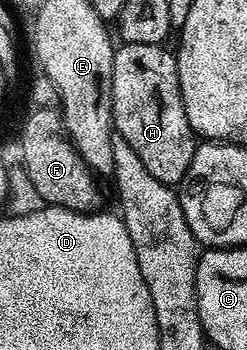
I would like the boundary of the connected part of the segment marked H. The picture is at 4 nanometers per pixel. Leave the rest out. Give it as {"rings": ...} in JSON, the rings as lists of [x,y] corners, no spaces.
{"rings":[[[124,43],[117,46],[112,52],[112,122],[114,124],[115,134],[120,135],[130,145],[130,149],[134,149],[134,153],[138,153],[138,157],[142,157],[142,165],[146,165],[146,169],[150,169],[150,173],[154,173],[154,177],[158,177],[158,181],[169,185],[179,185],[184,180],[186,169],[190,169],[190,161],[194,157],[198,146],[198,136],[192,130],[190,121],[186,117],[186,109],[182,105],[182,97],[180,96],[180,82],[178,81],[178,69],[176,68],[176,57],[171,50],[167,51],[167,46],[151,43],[150,45],[138,45],[137,43]]]}

